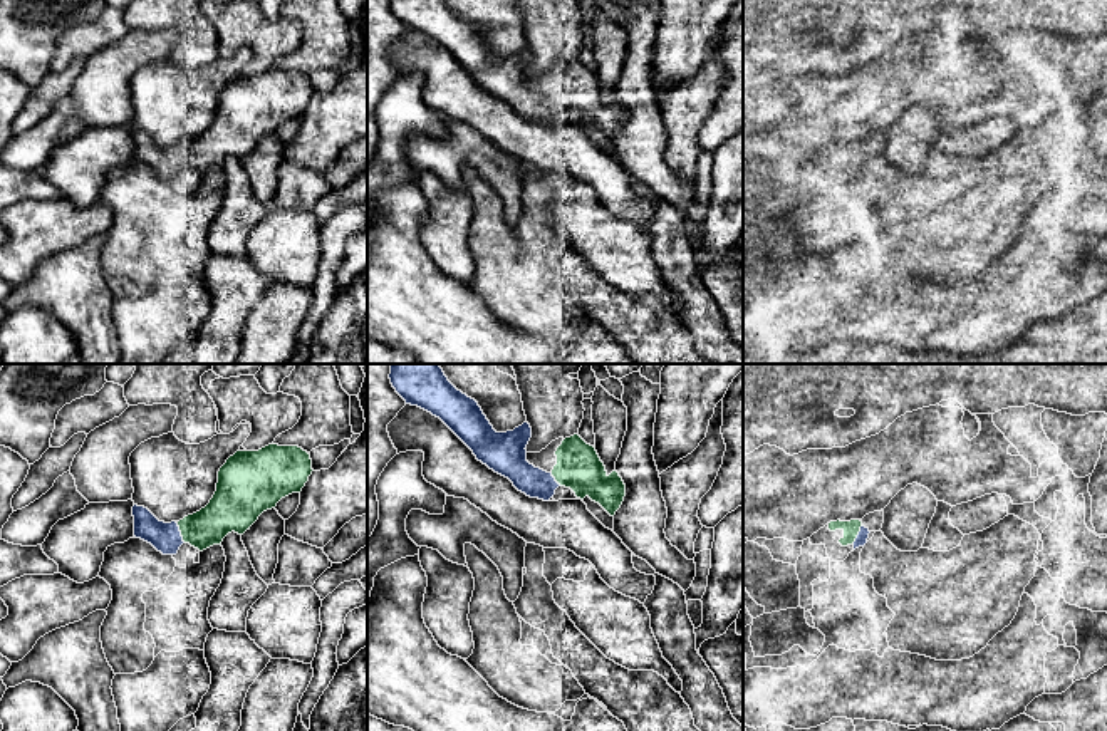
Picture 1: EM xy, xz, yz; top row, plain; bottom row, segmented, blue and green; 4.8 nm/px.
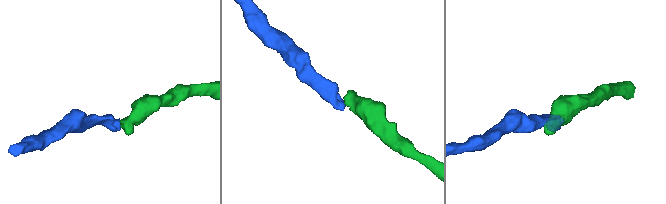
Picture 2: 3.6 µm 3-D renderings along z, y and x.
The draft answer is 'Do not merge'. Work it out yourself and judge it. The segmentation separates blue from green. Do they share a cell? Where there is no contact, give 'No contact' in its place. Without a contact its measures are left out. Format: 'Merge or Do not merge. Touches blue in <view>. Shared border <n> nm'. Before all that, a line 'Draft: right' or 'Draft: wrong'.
Draft: wrong
Merge. Touches blue in xy. Shared border 100 nm

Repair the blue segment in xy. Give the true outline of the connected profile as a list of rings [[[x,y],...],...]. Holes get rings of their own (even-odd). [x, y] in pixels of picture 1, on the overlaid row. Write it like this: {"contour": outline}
{"contour": [[[272,443],[258,451],[238,449],[220,468],[210,503],[178,523],[159,521],[148,508],[134,505],[134,537],[163,555],[176,555],[183,543],[200,552],[221,545],[228,533],[243,535],[263,511],[300,493],[312,471],[310,454],[299,446]]]}

